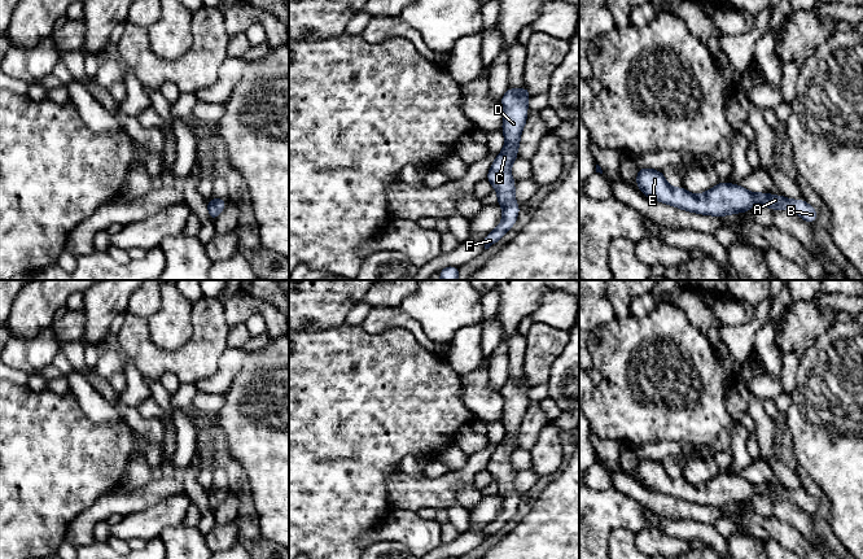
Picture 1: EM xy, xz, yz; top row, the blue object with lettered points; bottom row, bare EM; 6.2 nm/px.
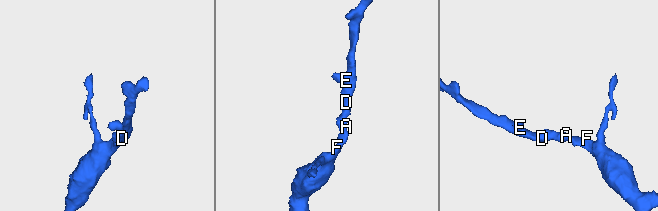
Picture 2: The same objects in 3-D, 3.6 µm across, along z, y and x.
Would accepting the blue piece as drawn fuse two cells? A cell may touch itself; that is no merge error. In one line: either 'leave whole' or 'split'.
leave whole

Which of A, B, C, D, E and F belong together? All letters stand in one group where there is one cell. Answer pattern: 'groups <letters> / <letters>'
groups A B C D E F

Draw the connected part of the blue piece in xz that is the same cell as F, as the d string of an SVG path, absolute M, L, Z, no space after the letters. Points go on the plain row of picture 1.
M508 377L500 394L504 398L503 424L504 440L496 446L486 470L498 481L498 494L503 498L501 514L485 528L485 540L489 540L513 517L520 503L520 495L514 492L516 472L511 464L511 457L517 450L517 442L522 419L527 410L529 377L521 381Z

